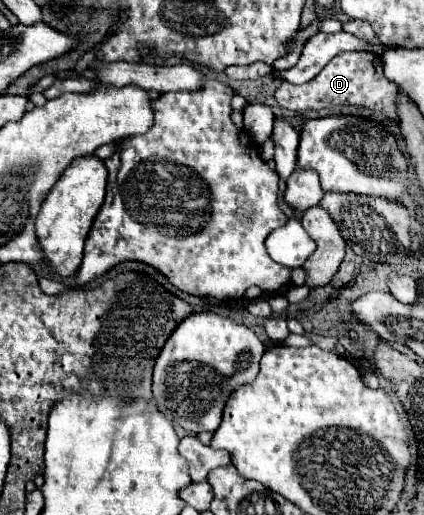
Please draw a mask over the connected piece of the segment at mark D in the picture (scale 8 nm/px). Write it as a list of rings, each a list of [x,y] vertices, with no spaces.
[[[348,51],[336,55],[312,81],[302,85],[292,85],[282,81],[282,85],[276,89],[276,101],[280,107],[304,113],[304,111],[320,111],[326,107],[338,107],[338,105],[356,105],[356,107],[370,107],[372,111],[380,113],[384,121],[400,123],[398,119],[398,87],[390,83],[382,73],[382,59],[374,53],[358,53]]]

